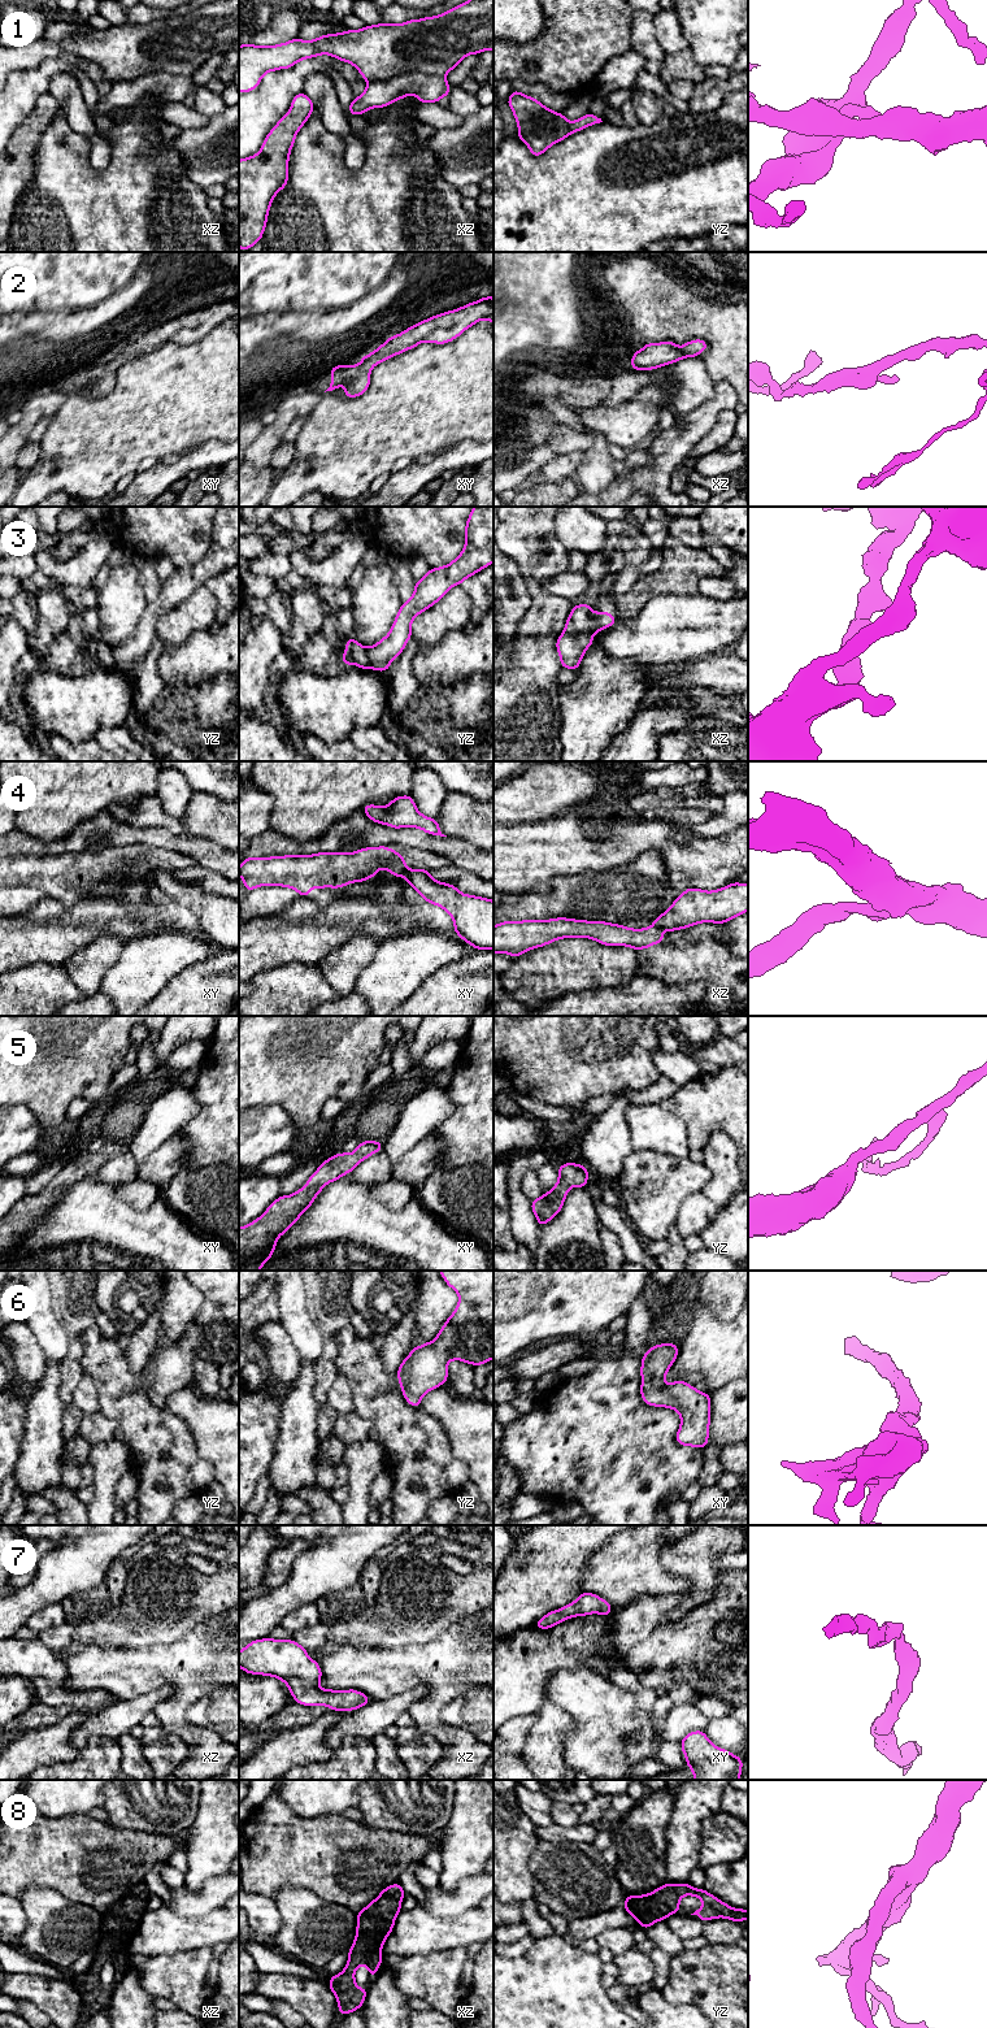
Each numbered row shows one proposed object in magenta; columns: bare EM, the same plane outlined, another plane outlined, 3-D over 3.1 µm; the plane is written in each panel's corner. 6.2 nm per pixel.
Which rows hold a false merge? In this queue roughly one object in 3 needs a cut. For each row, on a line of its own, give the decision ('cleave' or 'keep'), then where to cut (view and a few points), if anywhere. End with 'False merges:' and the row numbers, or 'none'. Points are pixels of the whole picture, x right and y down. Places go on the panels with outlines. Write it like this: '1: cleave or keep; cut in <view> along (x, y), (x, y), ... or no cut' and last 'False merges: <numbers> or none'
1: cleave; cut in xz along (443, 77), (404, 73), (382, 82), (368, 83)
2: keep; no cut
3: keep; no cut
4: cleave; cut in xz along (652, 925), (662, 929)
5: keep; no cut
6: keep; no cut
7: keep; no cut
8: keep; no cut
False merges: 1, 4

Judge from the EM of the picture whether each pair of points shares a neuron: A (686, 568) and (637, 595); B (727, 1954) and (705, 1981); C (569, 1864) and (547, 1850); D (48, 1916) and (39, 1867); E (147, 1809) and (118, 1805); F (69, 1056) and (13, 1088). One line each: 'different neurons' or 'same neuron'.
A: same neuron
B: same neuron
C: same neuron
D: different neurons
E: same neuron
F: same neuron

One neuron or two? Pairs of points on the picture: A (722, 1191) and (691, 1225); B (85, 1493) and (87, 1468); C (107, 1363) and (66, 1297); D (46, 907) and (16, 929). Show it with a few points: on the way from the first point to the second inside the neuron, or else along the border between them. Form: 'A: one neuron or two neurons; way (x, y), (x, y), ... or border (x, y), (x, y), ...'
A: two neurons; border (701, 1190), (720, 1207)
B: one neuron; way (86, 1486), (86, 1475)
C: two neurons; border (94, 1324), (82, 1334), (81, 1360)
D: one neuron; way (38, 915), (24, 929)

